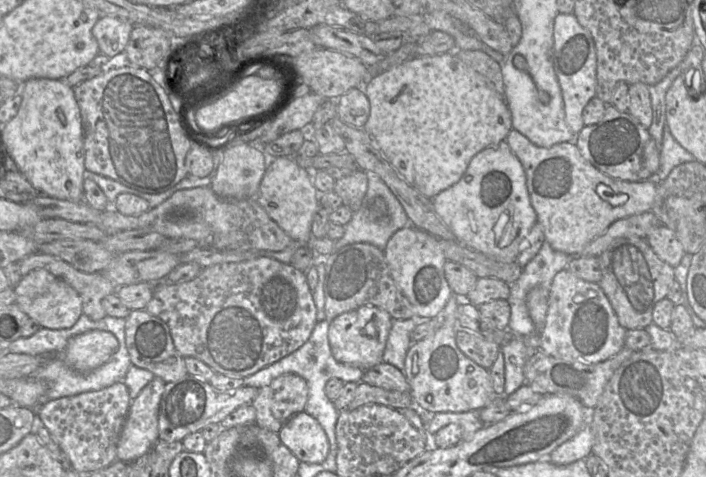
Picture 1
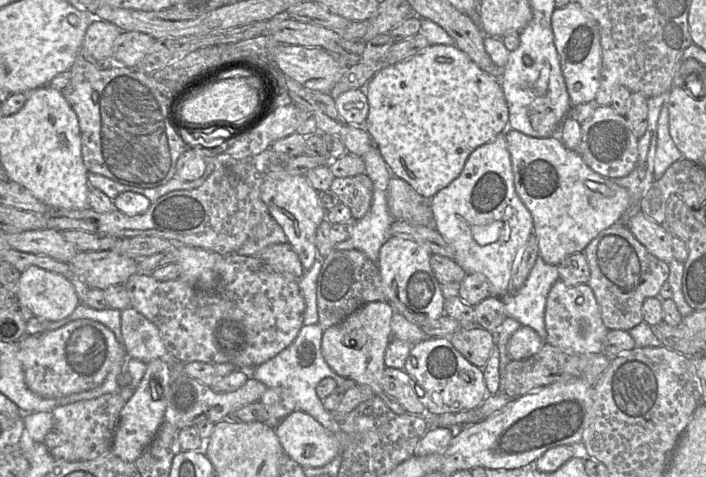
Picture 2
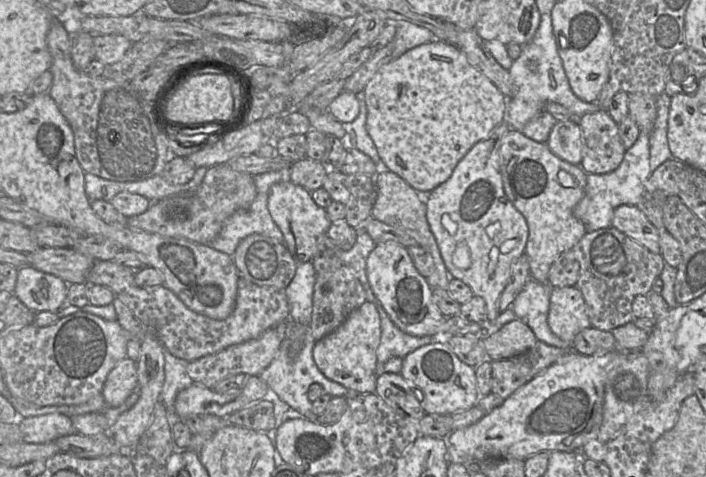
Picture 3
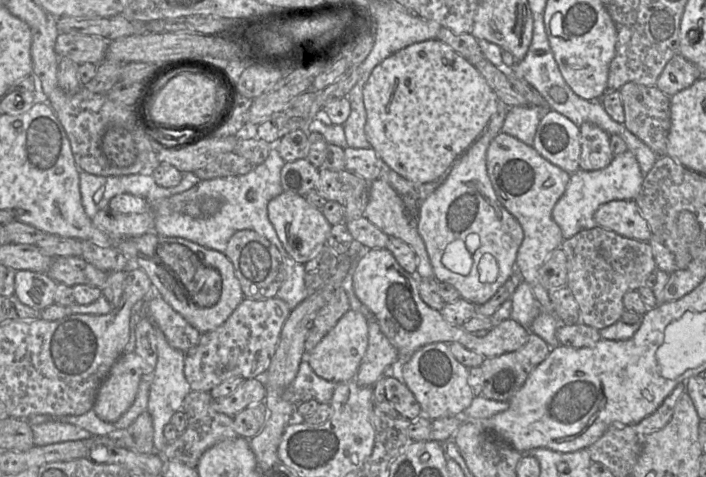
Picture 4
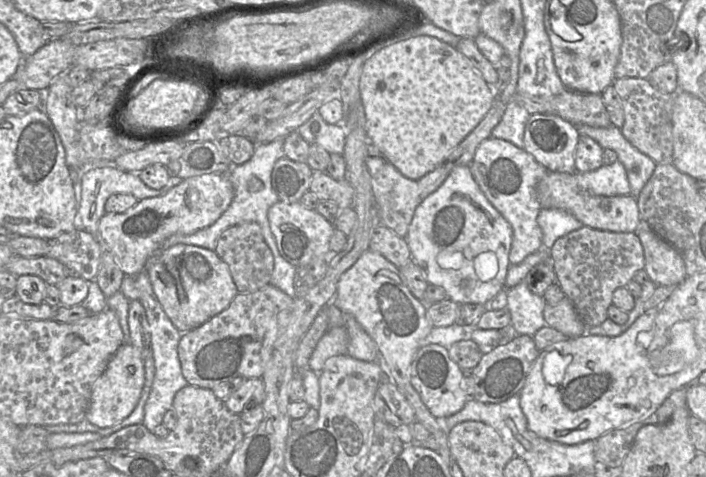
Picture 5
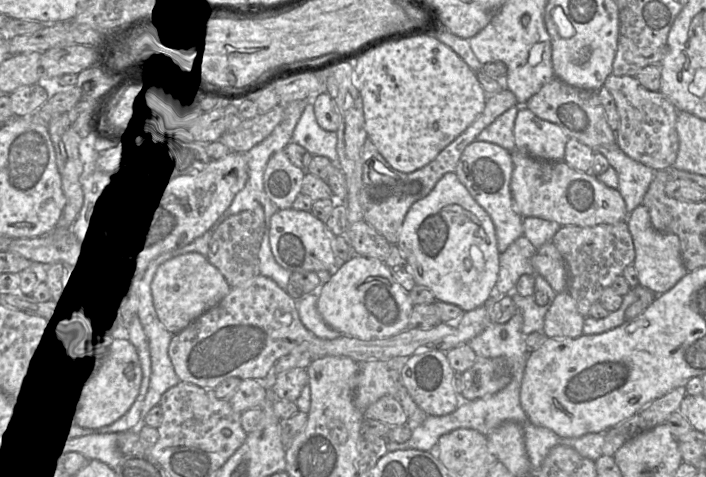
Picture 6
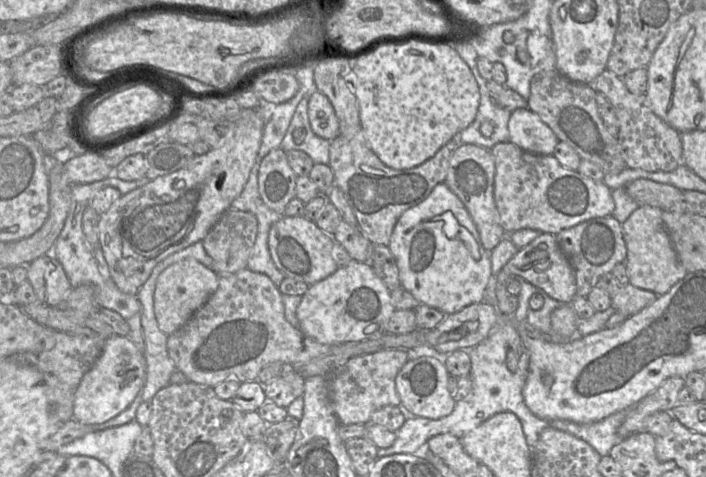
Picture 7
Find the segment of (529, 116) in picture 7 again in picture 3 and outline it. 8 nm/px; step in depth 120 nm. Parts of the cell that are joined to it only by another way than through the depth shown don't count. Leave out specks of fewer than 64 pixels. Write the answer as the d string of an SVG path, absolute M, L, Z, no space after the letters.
M577 120L558 121L552 128L546 144L560 159L574 165L581 164L581 129Z

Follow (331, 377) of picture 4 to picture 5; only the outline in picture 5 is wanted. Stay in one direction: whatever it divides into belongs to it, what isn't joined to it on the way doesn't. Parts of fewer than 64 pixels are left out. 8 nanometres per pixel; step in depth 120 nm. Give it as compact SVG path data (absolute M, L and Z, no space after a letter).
M345 327L329 328L318 341L309 360L308 368L315 373L320 373L327 359L346 354L348 341L348 333Z

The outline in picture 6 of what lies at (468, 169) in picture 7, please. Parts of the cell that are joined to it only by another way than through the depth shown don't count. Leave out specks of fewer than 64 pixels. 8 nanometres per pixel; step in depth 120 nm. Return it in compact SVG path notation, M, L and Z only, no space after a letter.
M475 140L463 151L457 164L455 174L459 181L467 188L474 200L488 213L493 221L497 237L499 253L505 252L508 247L519 237L523 236L523 217L514 209L511 193L511 178L513 173L513 162L511 152L492 143Z

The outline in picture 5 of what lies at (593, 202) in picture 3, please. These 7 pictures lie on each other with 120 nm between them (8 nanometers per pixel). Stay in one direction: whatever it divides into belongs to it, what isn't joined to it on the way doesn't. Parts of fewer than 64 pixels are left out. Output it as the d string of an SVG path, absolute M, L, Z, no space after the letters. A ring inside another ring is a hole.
M620 161L590 172L575 172L579 185L597 196L619 196L630 194L626 170ZM541 209L537 217L543 238L544 249L551 249L555 241L583 226L577 218L561 209Z

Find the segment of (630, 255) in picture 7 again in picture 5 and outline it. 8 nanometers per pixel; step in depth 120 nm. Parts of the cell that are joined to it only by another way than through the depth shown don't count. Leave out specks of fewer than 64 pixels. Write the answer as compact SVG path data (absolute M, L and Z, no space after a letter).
M640 221L635 230L644 250L645 266L651 281L658 286L677 286L687 276L681 254L660 238L646 223Z

